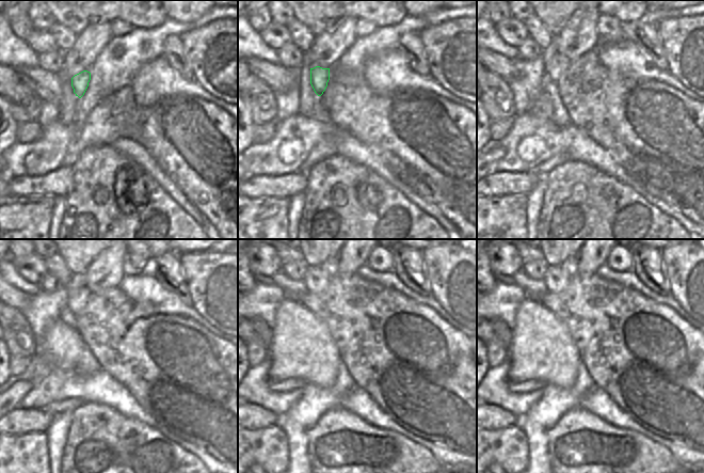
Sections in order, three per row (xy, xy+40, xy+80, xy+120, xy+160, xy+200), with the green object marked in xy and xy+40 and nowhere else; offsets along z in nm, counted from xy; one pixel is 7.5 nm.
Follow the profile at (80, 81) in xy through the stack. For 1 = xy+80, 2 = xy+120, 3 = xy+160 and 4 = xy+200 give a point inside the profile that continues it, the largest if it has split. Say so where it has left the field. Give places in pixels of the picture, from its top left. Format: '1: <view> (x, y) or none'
1: xy+80 (556, 65)
2: xy+120 (78, 294)
3: xy+160 (317, 279)
4: xy+200 (557, 277)

